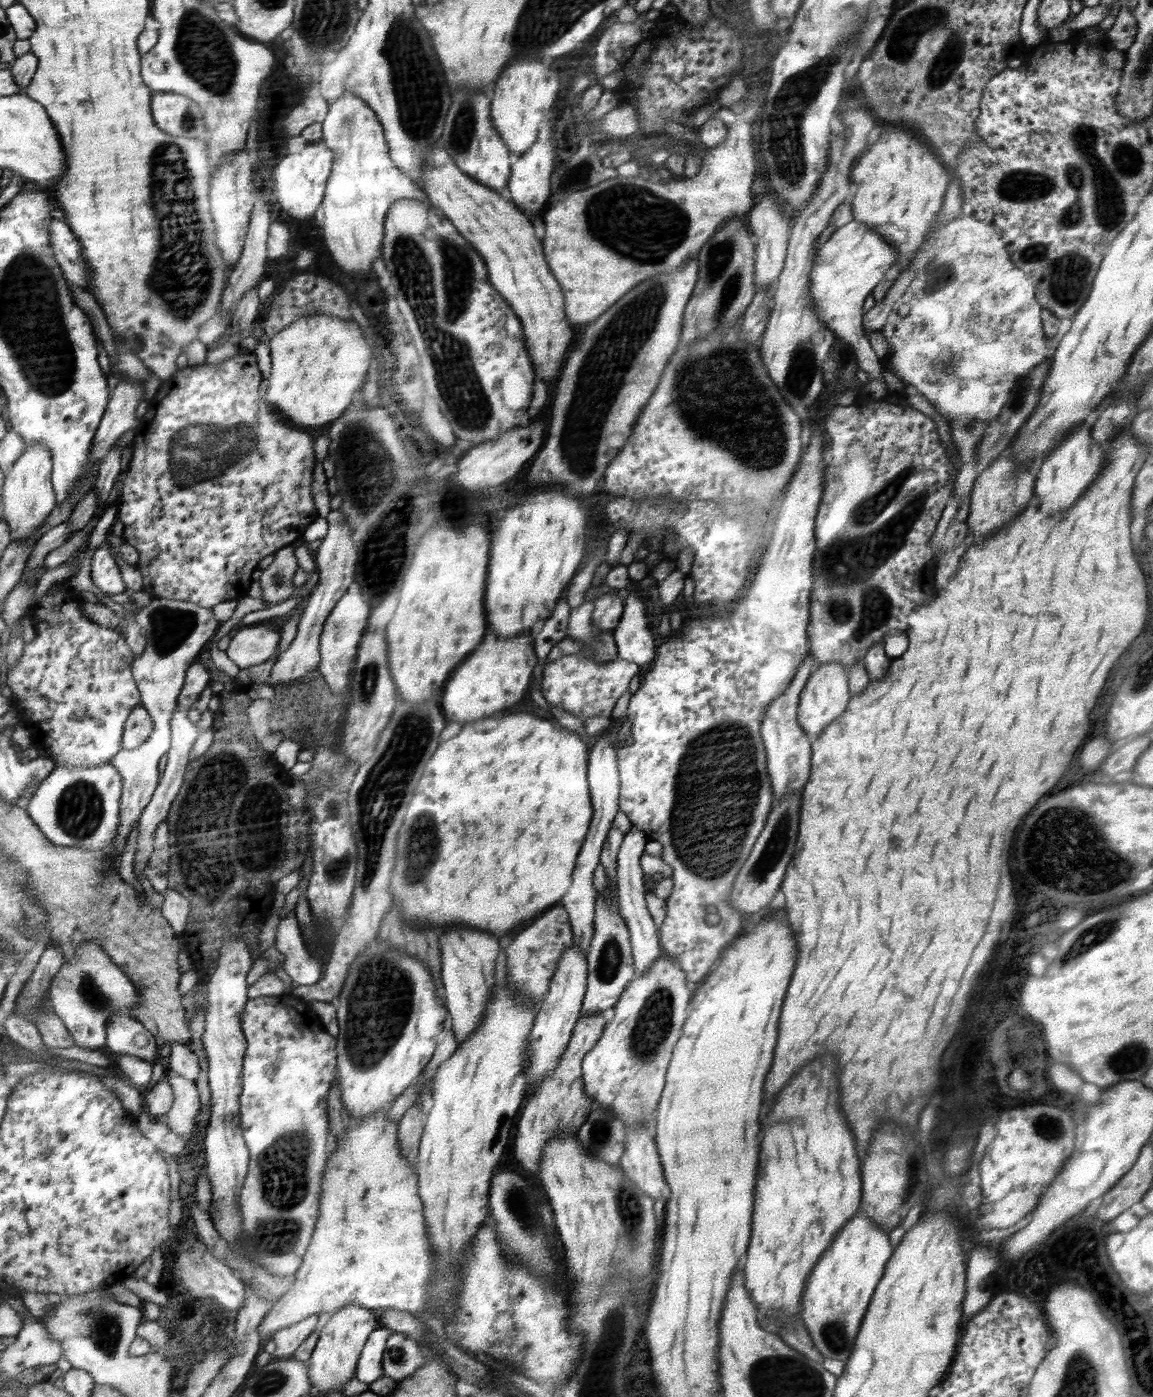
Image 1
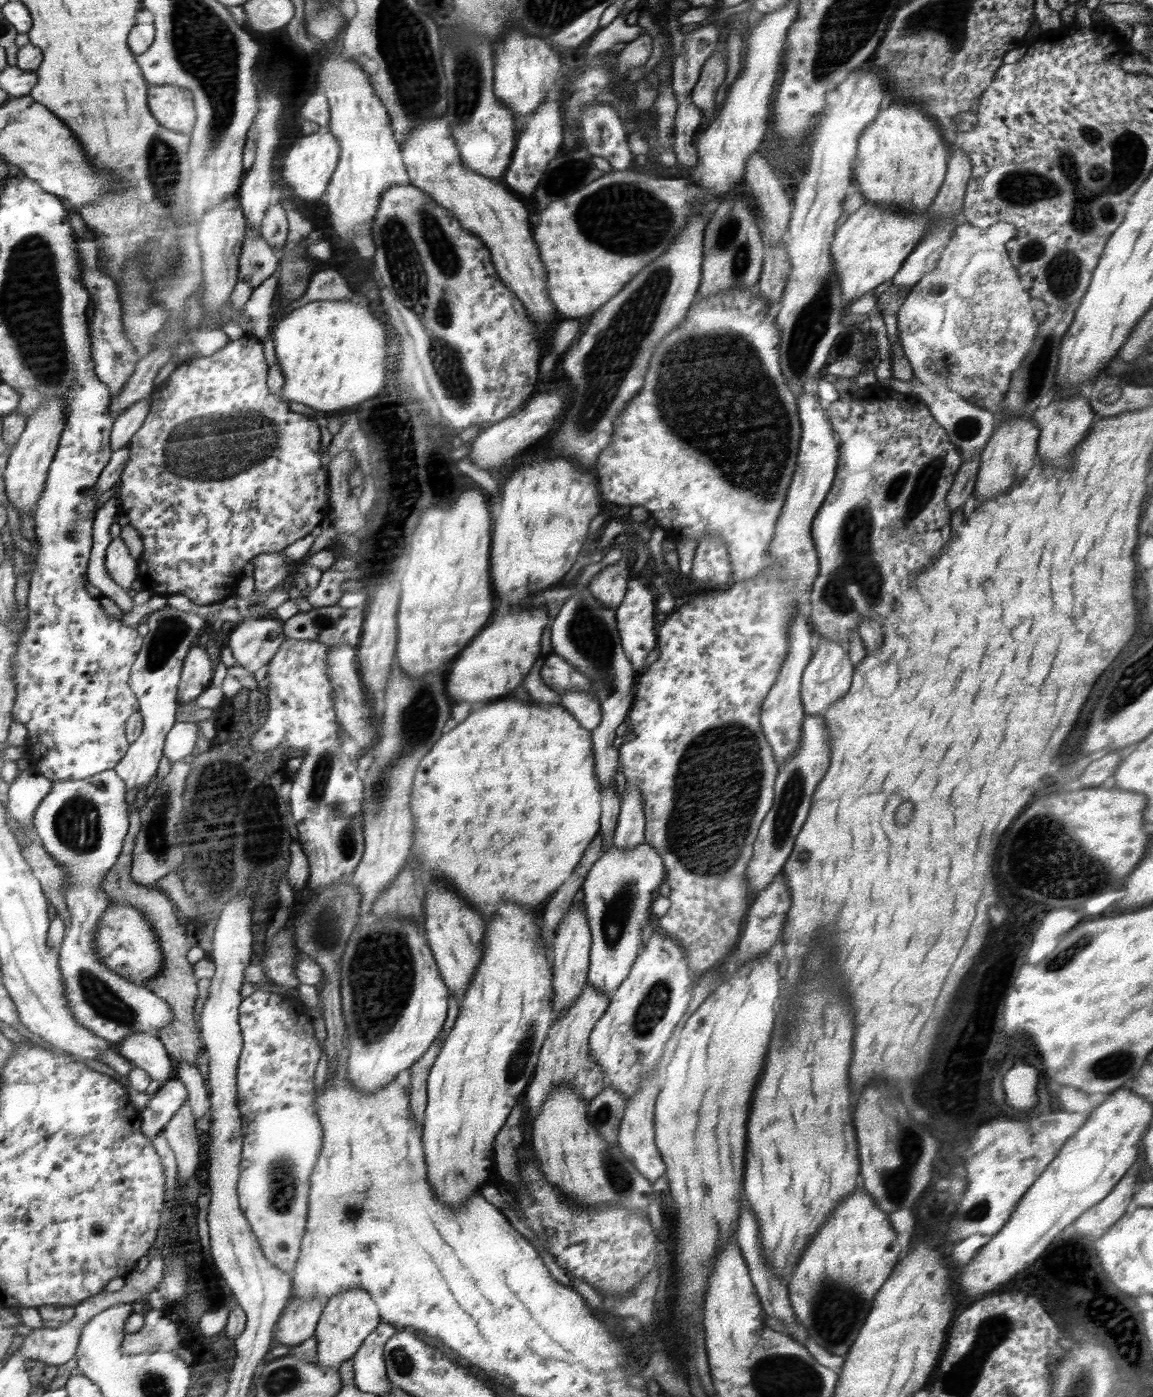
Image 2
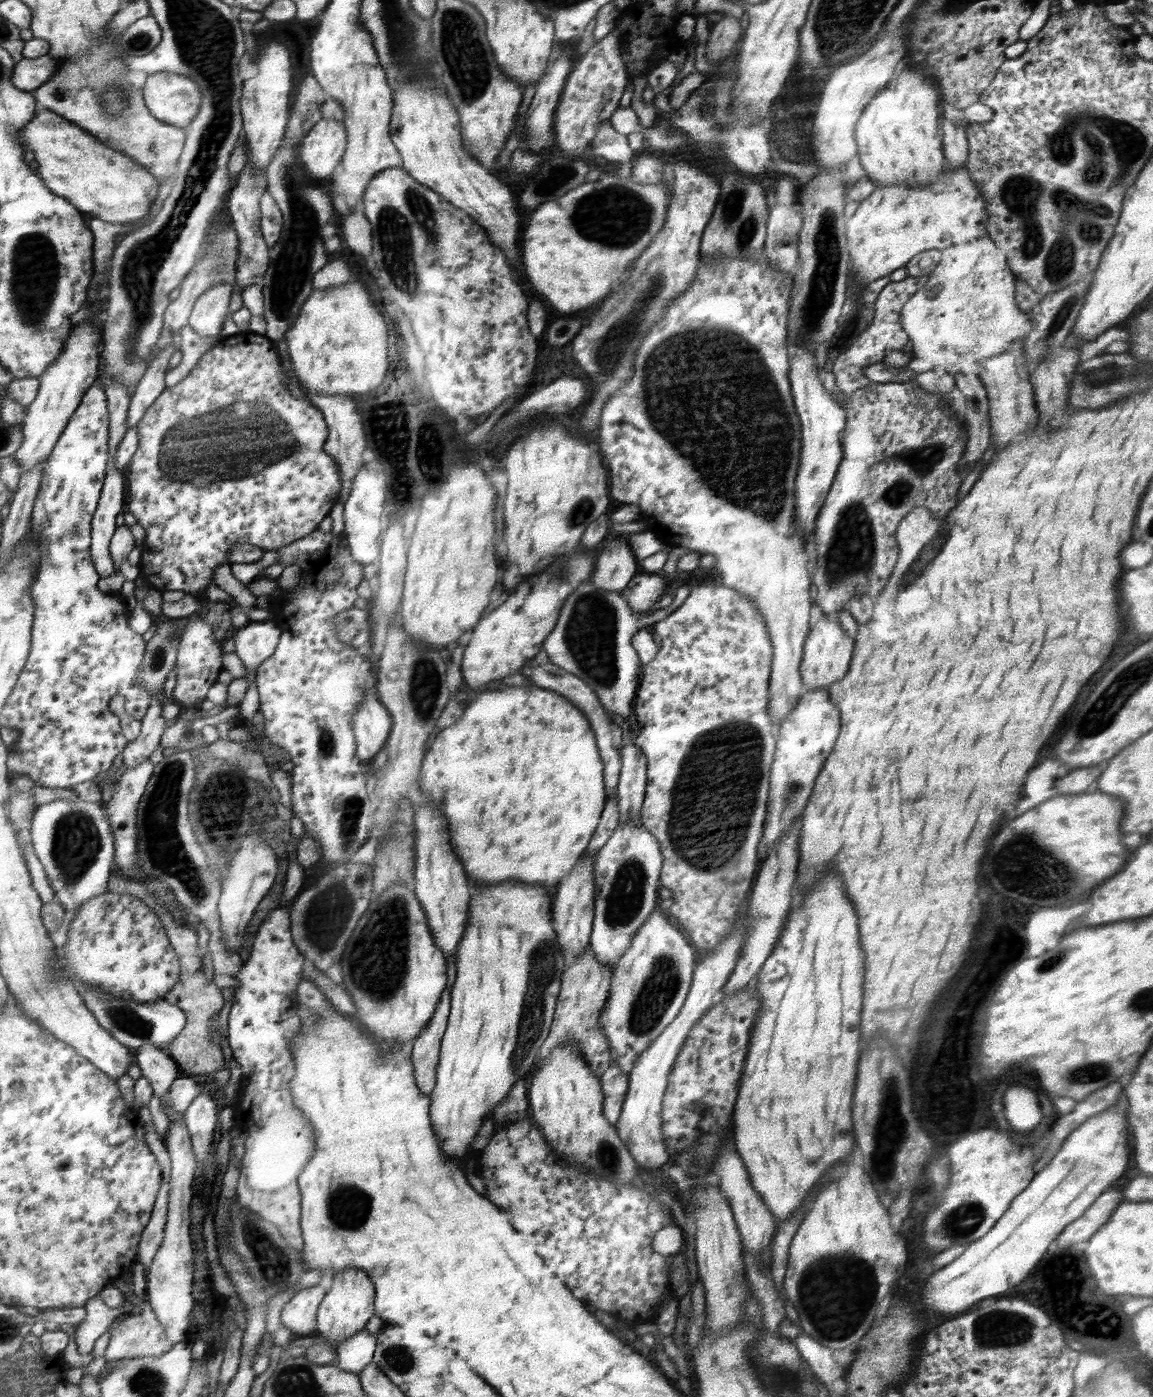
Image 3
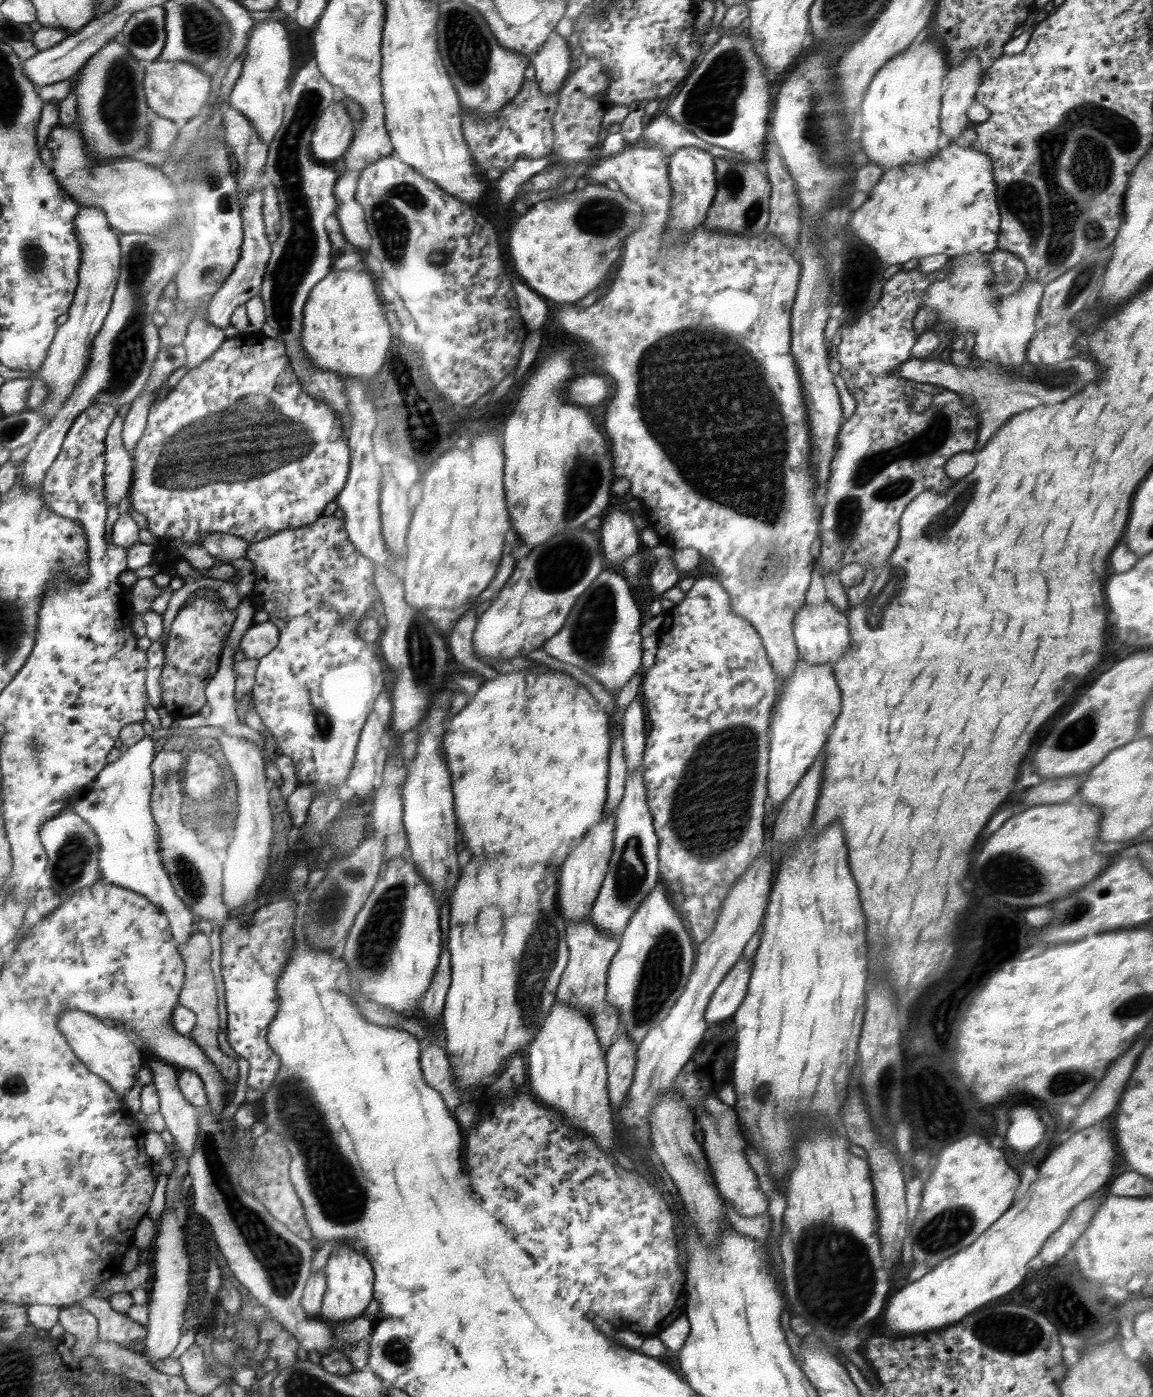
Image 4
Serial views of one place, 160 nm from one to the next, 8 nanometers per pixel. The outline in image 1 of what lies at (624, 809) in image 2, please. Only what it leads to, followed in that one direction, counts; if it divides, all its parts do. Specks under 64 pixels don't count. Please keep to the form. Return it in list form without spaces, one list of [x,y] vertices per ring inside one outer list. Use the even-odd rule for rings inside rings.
[[[637,826],[630,827],[630,830],[624,835],[622,844],[617,854],[617,878],[616,878],[616,898],[619,905],[620,915],[625,919],[630,931],[630,941],[632,946],[632,954],[634,954],[635,970],[634,977],[638,979],[652,967],[654,961],[658,959],[662,951],[659,943],[659,930],[656,923],[652,921],[652,915],[645,901],[644,877],[640,864],[640,858],[645,853],[645,846],[648,842],[645,832]]]

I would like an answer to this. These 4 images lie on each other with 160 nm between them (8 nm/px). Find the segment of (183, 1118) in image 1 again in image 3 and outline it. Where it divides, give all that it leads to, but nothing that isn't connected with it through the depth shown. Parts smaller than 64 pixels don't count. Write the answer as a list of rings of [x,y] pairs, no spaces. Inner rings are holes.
[[[184,1119],[172,1121],[163,1139],[171,1158],[168,1212],[162,1245],[147,1271],[147,1294],[158,1322],[165,1328],[165,1335],[174,1346],[184,1340],[184,1332],[188,1328],[189,1316],[194,1306],[192,1289],[195,1272],[189,1226],[197,1158]]]

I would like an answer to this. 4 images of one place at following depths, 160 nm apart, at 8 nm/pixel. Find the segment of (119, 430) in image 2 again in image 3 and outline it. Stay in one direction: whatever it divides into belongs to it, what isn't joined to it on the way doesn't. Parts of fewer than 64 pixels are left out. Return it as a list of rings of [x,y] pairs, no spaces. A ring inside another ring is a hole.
[[[174,343],[167,344],[158,354],[151,359],[150,368],[138,382],[134,394],[130,397],[127,410],[126,426],[137,426],[140,419],[146,414],[148,407],[160,396],[167,387],[165,374],[169,369],[170,357],[176,352]]]

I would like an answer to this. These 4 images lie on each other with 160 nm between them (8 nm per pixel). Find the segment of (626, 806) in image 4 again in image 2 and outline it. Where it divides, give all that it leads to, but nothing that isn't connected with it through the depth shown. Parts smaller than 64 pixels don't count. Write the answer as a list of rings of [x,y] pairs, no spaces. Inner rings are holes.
[[[643,842],[634,850],[619,850],[619,848],[611,846],[594,862],[582,883],[581,889],[585,892],[583,904],[592,939],[587,983],[594,988],[599,988],[600,991],[607,992],[608,996],[613,996],[616,990],[623,985],[628,974],[631,973],[636,958],[639,958],[644,928],[648,926],[652,913],[654,890],[658,890],[662,880],[664,880],[662,858],[658,856],[658,851],[650,843]]]

